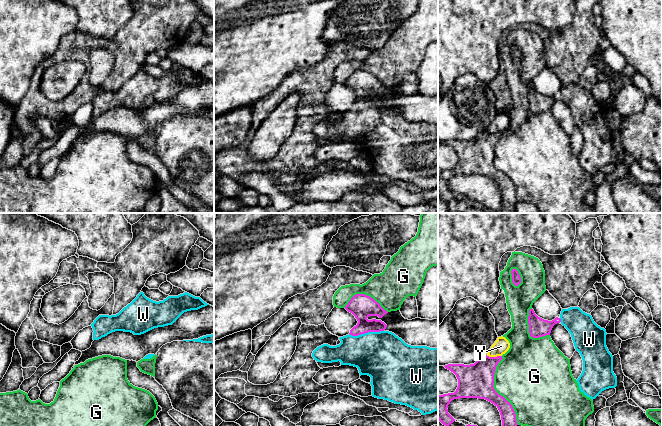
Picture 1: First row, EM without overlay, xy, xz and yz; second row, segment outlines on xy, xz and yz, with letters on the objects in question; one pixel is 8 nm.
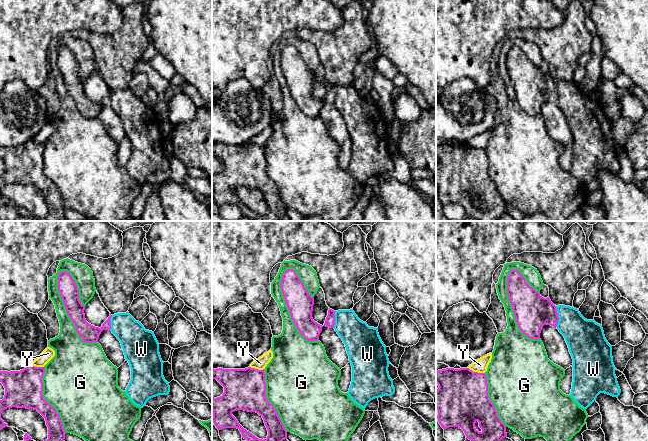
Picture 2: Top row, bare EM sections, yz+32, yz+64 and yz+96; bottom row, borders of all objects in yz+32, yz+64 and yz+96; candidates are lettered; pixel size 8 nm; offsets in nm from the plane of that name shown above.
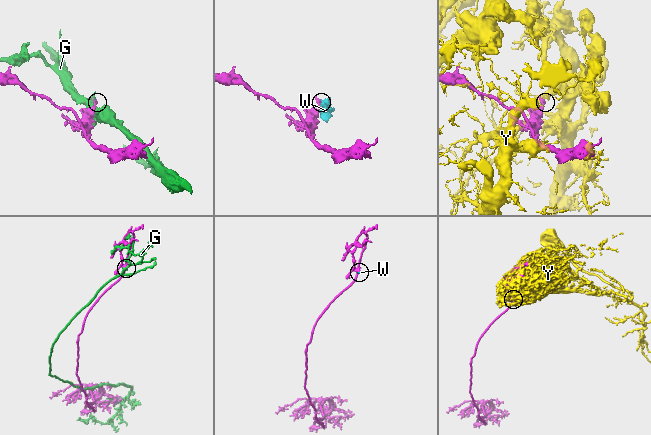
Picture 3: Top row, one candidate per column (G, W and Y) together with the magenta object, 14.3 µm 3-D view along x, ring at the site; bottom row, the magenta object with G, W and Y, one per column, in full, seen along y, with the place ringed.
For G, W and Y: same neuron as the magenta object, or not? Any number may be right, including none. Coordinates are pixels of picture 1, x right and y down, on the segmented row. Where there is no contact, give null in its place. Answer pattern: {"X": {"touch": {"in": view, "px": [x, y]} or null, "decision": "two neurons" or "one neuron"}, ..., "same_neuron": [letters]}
{"G": {"touch": {"in": "yz", "px": [495, 391]}, "decision": "two neurons"}, "W": {"touch": {"in": "xz", "px": [366, 332]}, "decision": "one neuron"}, "Y": {"touch": {"in": "yz", "px": [494, 357]}, "decision": "two neurons"}, "same_neuron": ["W"]}

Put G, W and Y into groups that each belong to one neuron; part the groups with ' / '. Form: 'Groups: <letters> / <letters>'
Groups: G / W / Y

